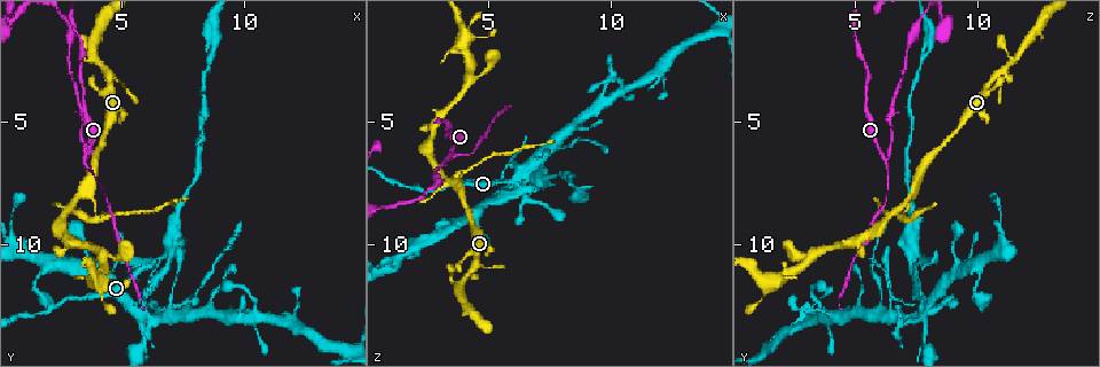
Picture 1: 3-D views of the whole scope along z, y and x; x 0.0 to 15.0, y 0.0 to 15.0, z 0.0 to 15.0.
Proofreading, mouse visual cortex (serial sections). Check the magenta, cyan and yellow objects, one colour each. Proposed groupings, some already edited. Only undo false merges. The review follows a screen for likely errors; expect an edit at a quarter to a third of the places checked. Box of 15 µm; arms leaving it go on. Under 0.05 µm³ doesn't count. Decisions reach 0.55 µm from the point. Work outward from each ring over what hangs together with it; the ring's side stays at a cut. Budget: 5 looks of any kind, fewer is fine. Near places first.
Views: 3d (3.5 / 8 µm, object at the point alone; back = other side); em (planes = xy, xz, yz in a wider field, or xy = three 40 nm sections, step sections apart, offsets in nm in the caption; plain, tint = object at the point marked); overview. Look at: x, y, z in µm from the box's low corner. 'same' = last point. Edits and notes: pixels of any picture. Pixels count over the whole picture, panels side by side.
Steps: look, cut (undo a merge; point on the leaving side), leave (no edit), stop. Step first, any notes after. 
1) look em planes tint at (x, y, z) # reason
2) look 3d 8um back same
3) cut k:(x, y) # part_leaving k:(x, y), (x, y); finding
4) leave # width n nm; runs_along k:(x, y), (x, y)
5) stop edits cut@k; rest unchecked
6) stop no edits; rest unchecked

look em planes tint at (6.8, 10.5, 7.4) # arms run side by side

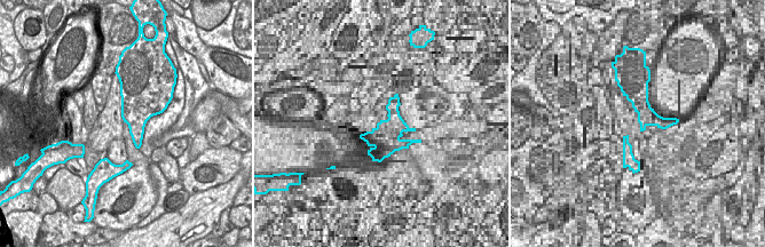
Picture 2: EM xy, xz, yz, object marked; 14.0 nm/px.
look 3d 3.5um back same # wider look

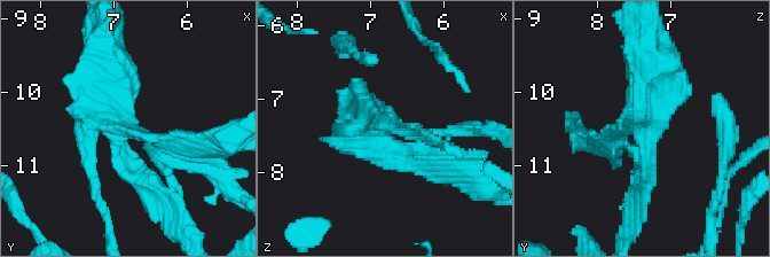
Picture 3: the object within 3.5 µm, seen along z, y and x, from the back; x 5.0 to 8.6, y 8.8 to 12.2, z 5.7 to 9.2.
cut 3:(651, 96) # width 460 nm; part_leaving 3:(625, 145), (631, 127), (649, 134), (645, 177); two cells meet here

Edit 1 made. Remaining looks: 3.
look overview # see it whole again

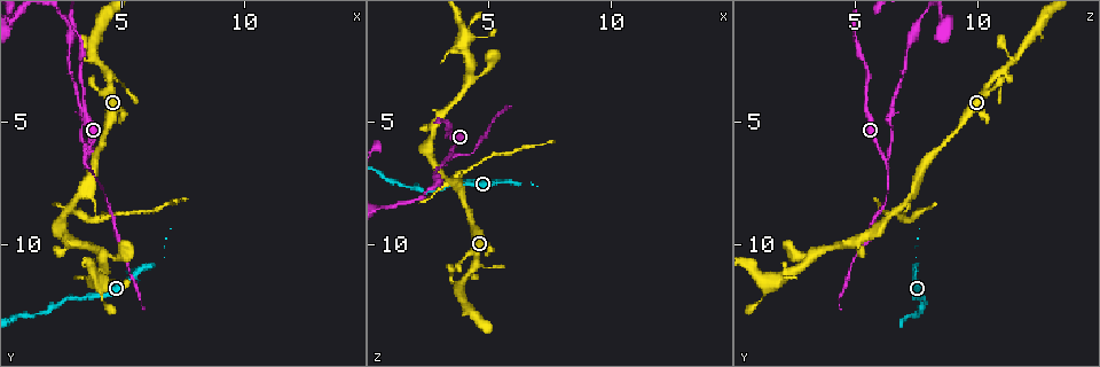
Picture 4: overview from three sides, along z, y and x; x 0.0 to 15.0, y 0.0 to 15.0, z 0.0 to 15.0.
look 3d 3.5um at (4.0, 8.8, 7.1) # calibre changes

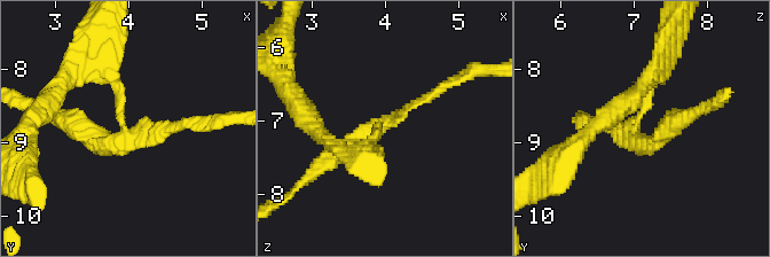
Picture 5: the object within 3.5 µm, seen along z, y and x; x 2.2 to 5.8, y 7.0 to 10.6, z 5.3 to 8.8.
look em xy step 5 tint at (4.05, 8.85, 7.00) # arms 3; arm_widths 150, 150, 250 nm; now the EM

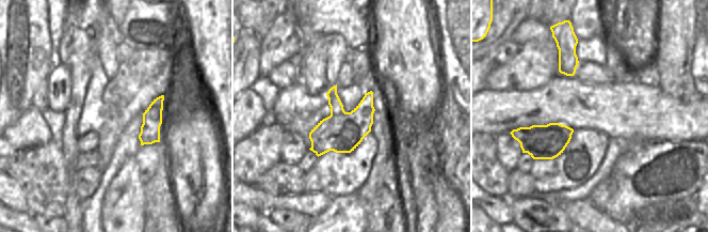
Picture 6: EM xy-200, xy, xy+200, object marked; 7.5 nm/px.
cut 5:(86, 129) # width 320 nm; part_leaving 5:(635, 132), (655, 142), (697, 111); two cells meet here

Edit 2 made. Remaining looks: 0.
stop edits cut@3, cut@5; rest unchecked

